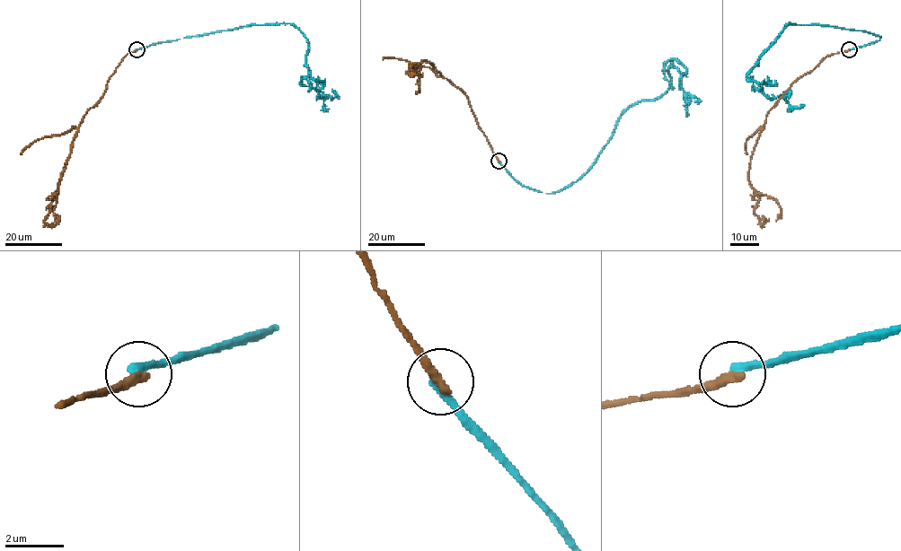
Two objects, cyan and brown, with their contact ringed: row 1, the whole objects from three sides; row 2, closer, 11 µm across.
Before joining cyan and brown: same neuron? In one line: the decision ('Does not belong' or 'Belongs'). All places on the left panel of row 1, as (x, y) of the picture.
Does not belong

